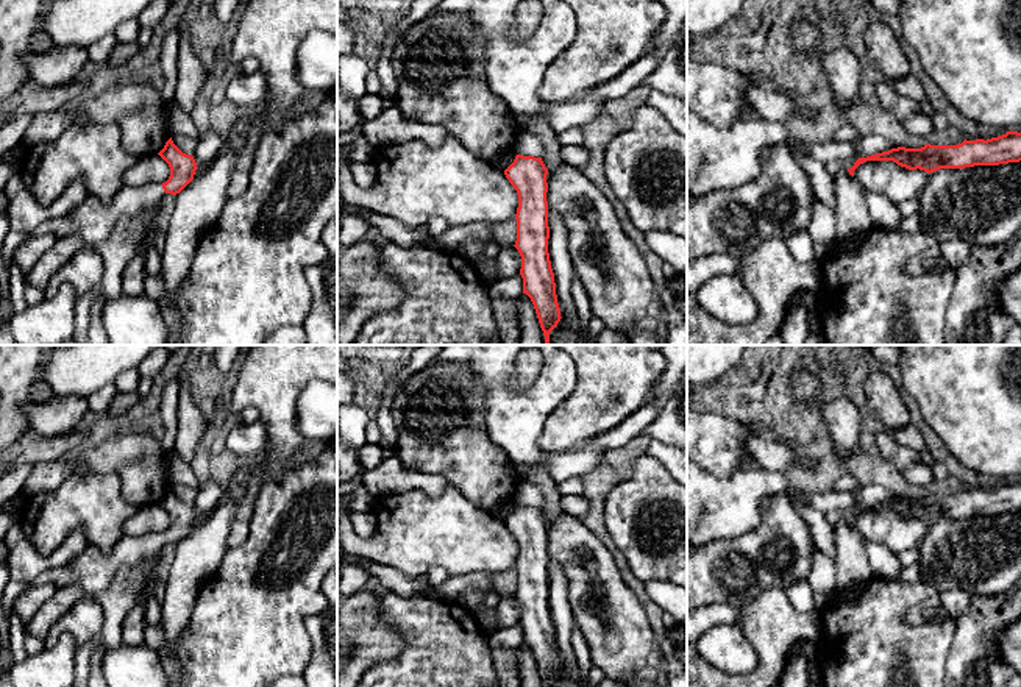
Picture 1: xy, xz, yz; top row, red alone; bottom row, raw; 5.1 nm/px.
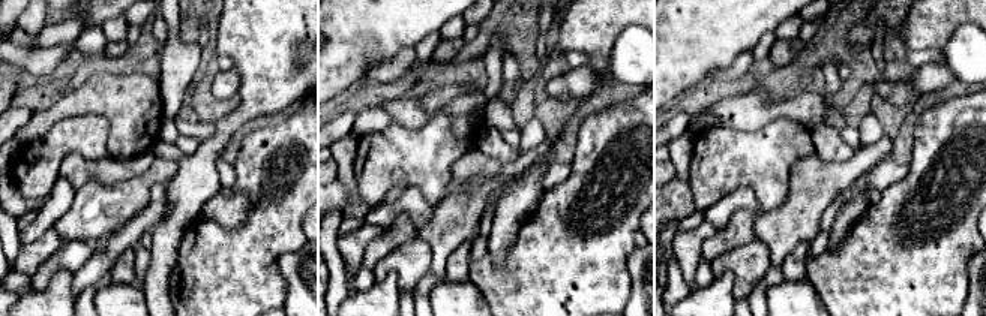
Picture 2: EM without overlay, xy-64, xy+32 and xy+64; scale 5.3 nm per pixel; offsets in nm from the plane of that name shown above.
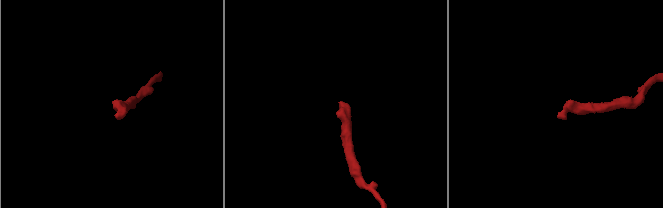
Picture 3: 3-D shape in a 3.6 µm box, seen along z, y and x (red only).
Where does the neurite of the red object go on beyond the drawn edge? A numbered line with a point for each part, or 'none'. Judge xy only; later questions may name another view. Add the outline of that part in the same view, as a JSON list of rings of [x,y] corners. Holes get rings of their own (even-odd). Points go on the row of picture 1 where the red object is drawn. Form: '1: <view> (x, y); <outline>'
1: xy (92, 220); [[[159,184],[123,187],[108,203],[91,194],[69,214],[44,222],[39,230],[52,233],[58,239],[78,236],[86,248],[95,250],[111,236],[119,222],[142,220],[164,195]]]

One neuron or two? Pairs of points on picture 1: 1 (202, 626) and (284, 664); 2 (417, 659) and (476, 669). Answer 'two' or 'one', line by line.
1: one
2: one

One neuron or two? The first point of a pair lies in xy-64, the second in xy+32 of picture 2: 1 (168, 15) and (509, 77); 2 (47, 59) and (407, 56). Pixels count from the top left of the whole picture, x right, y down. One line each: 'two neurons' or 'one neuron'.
1: one neuron
2: one neuron

